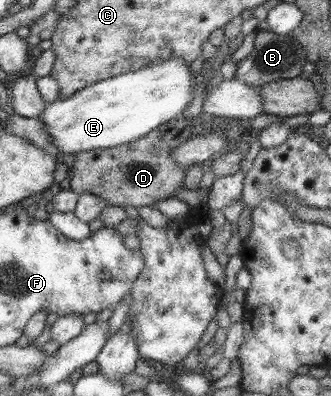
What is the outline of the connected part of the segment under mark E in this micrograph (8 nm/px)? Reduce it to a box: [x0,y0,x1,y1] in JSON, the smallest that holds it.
[36,58,193,159]

